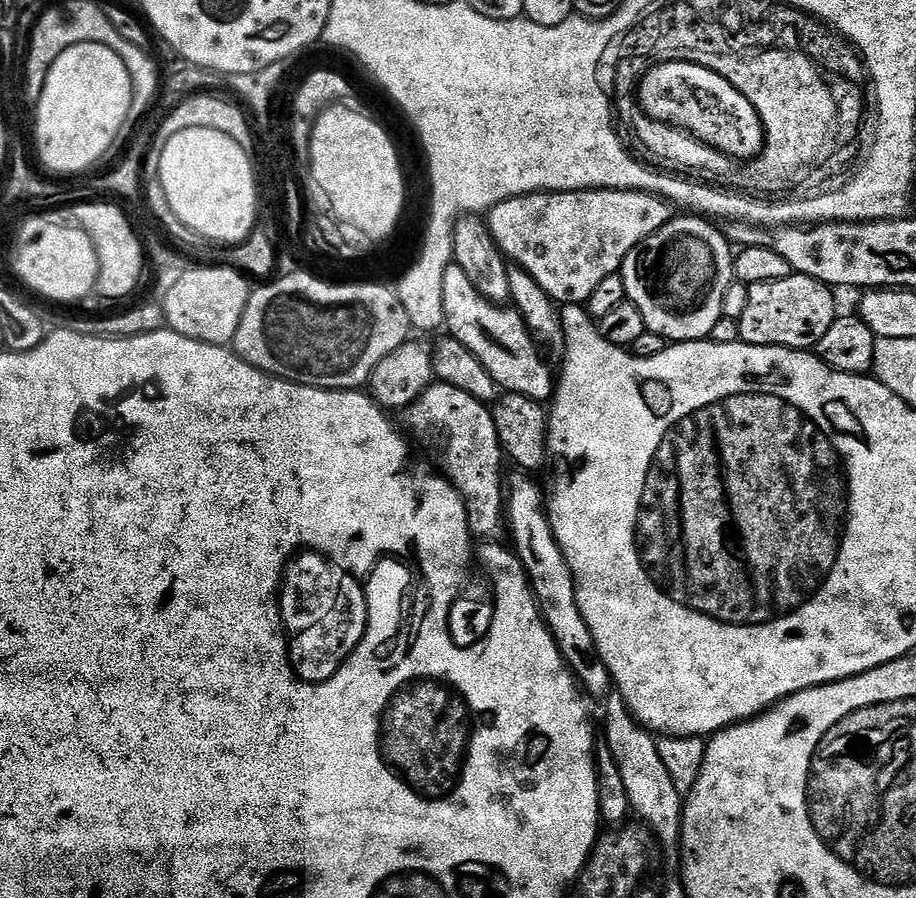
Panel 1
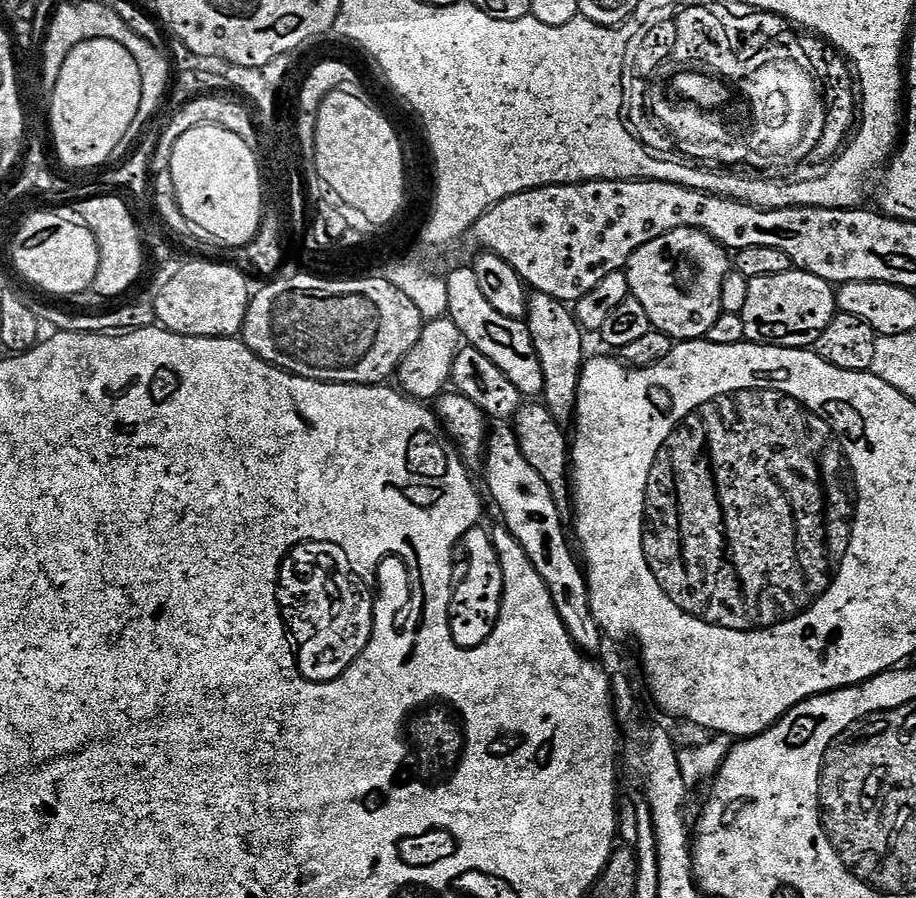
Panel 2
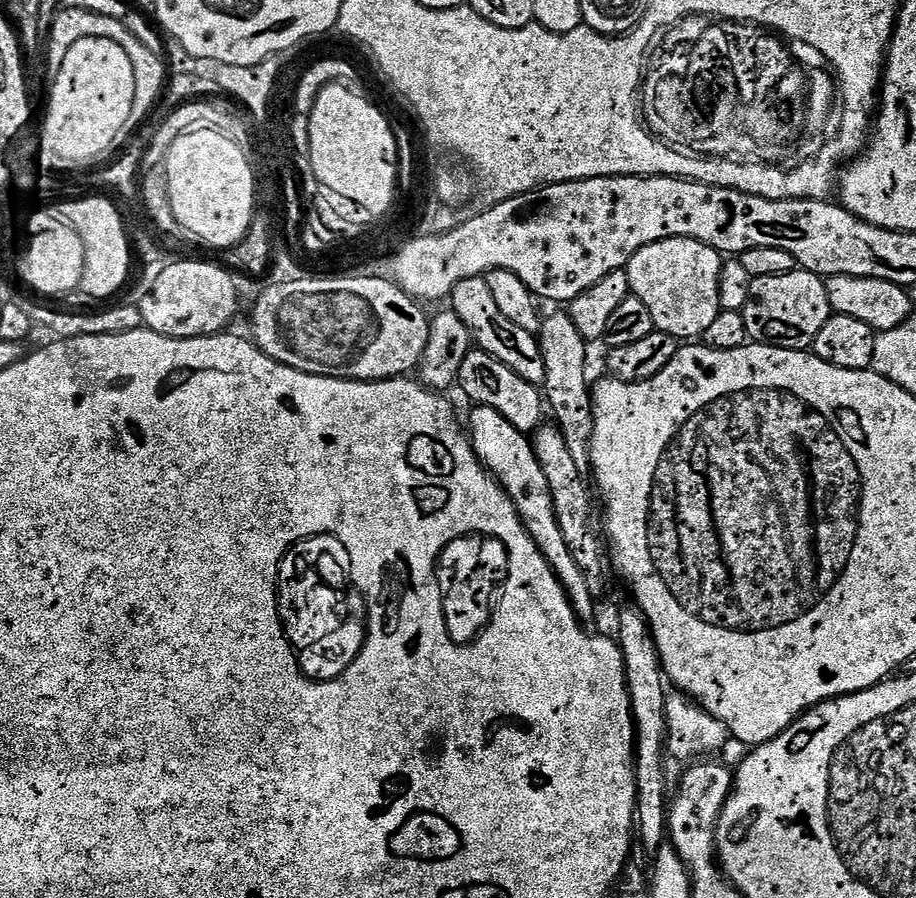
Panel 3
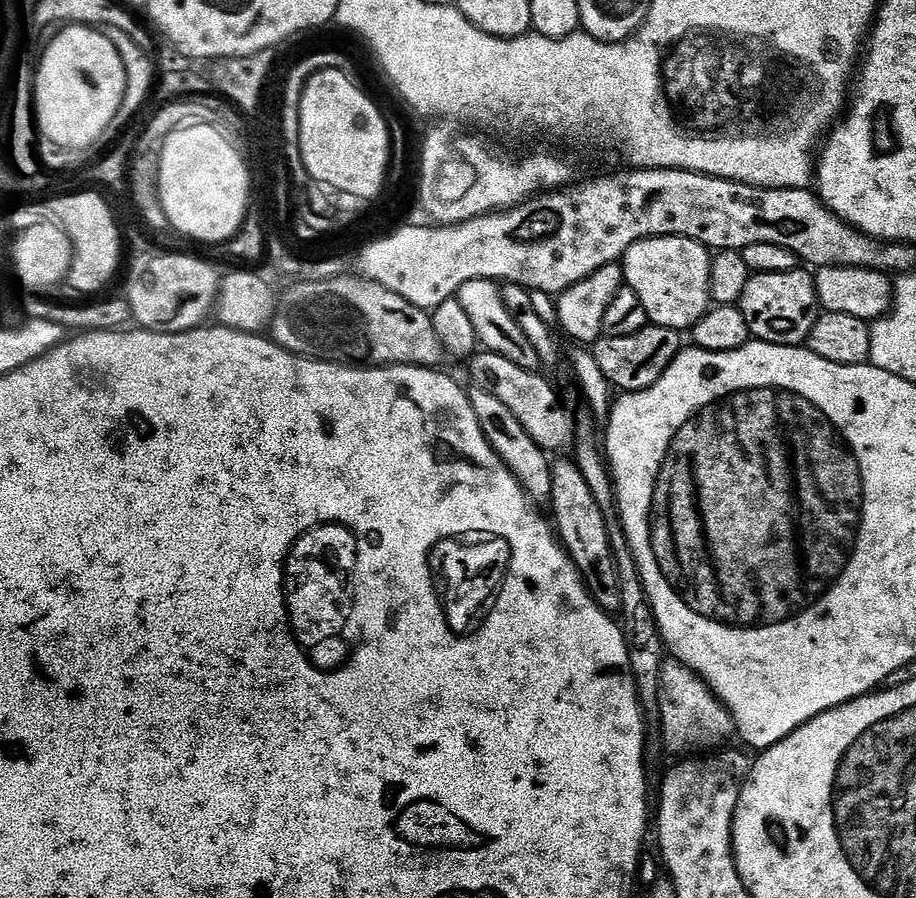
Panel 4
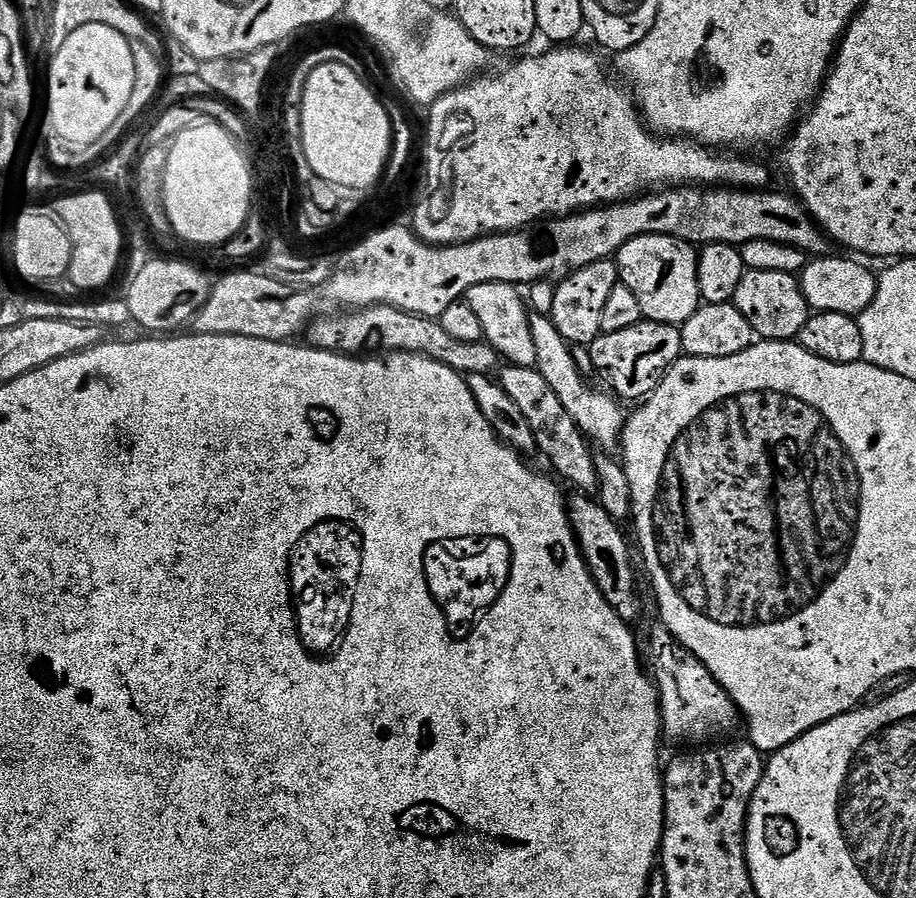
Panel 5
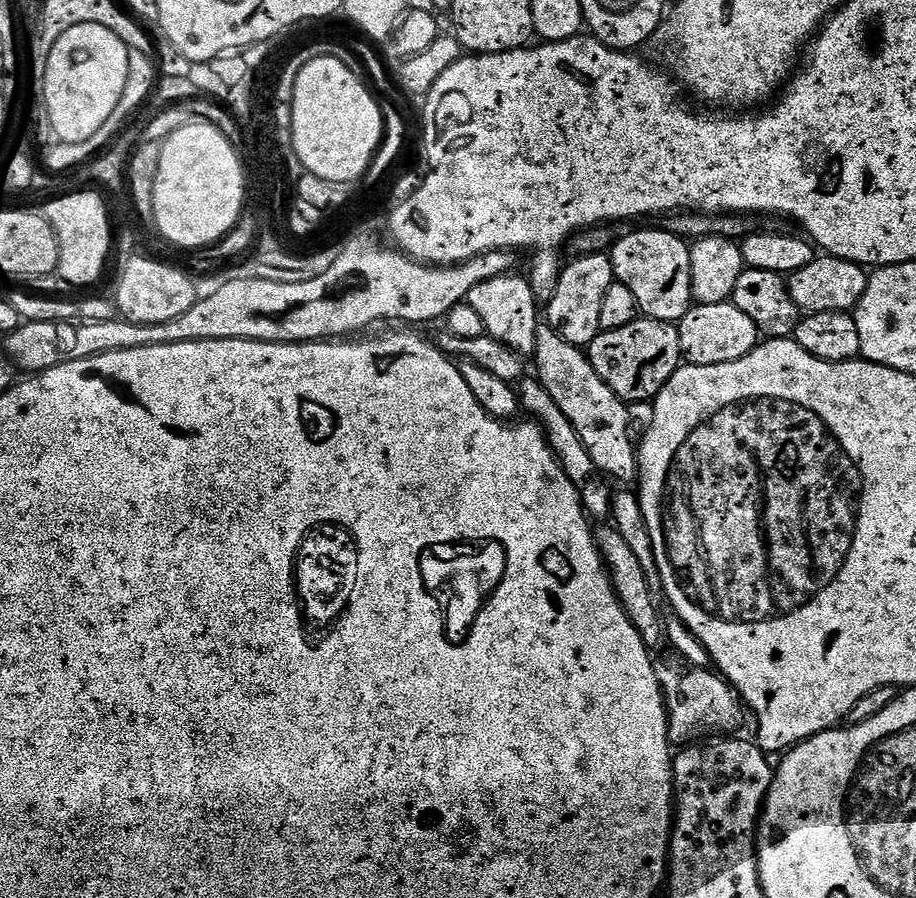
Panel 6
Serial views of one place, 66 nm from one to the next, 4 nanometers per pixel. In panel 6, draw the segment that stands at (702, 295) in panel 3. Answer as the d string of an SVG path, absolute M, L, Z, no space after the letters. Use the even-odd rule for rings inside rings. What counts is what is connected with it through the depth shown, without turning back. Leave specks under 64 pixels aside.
M632 232L610 248L612 269L619 283L625 284L638 302L641 313L650 319L678 322L693 307L692 279L690 278L690 254L687 239L674 233Z

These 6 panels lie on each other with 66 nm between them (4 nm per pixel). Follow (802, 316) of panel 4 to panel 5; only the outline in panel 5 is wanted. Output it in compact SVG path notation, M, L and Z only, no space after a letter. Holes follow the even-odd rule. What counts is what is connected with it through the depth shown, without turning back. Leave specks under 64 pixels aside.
M774 270L745 271L734 297L736 309L750 322L753 333L760 340L795 341L802 326L806 326L810 309L800 289L799 279L790 272Z

